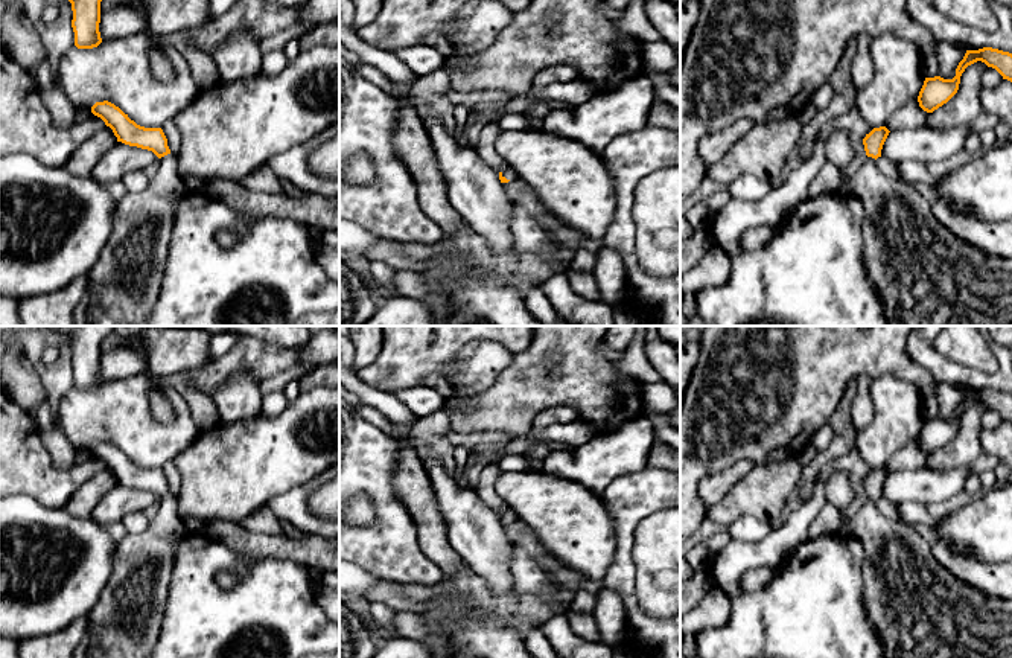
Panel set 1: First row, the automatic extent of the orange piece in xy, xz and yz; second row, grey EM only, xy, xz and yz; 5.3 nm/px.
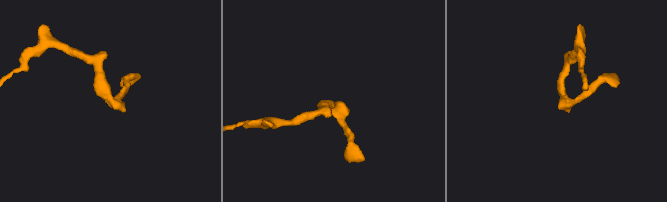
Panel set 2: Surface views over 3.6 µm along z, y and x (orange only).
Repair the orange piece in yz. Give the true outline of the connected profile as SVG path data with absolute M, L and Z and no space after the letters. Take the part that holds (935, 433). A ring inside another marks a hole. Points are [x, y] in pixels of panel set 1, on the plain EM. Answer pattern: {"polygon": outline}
{"polygon": "M992 388L966 391L963 401L956 410L956 417L953 420L944 420L940 417L925 419L918 437L919 448L927 454L933 454L947 445L957 434L960 417L965 410L977 402L995 410L1003 417L1003 420L1012 423L1012 394Z"}

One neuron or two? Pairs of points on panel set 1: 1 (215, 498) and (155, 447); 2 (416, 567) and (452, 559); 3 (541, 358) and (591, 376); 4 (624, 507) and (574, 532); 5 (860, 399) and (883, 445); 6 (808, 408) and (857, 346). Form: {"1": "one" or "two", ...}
{"1": "two", "2": "two", "3": "one", "4": "two", "5": "two", "6": "one"}

